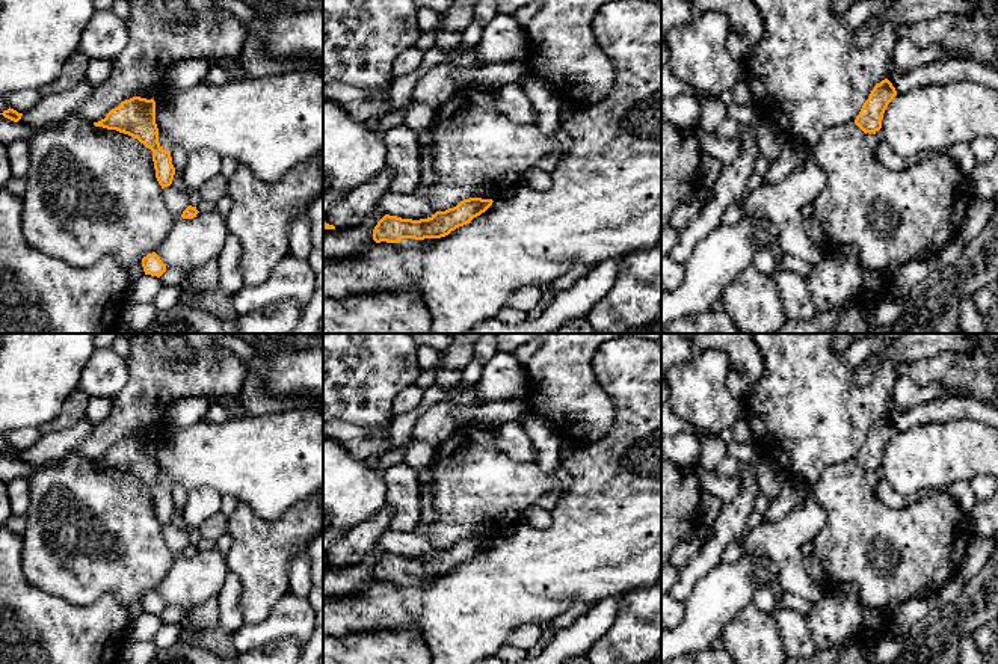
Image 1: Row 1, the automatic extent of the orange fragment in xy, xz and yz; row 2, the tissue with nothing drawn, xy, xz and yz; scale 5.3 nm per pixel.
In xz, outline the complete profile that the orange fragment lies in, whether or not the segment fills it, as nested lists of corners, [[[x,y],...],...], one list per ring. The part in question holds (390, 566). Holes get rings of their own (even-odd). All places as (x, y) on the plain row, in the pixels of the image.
[[[470,536],[445,549],[436,549],[432,555],[412,558],[385,552],[373,567],[376,581],[400,581],[403,584],[423,584],[432,576],[448,573],[459,564],[470,561],[485,551],[492,537]]]

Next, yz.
[[[947,394],[942,398],[901,412],[889,412],[874,424],[856,454],[855,462],[865,472],[876,472],[882,466],[882,457],[888,442],[897,432],[904,432],[927,423],[945,423],[950,420],[975,420],[998,429],[998,406]]]

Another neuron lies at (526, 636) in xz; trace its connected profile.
[[[525,623],[510,632],[507,644],[522,650],[531,649],[541,638],[542,628],[538,623]]]

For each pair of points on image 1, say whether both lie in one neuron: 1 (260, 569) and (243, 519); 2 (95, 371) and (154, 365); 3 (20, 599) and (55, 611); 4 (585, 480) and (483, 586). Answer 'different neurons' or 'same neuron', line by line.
1: same neuron
2: different neurons
3: same neuron
4: same neuron

